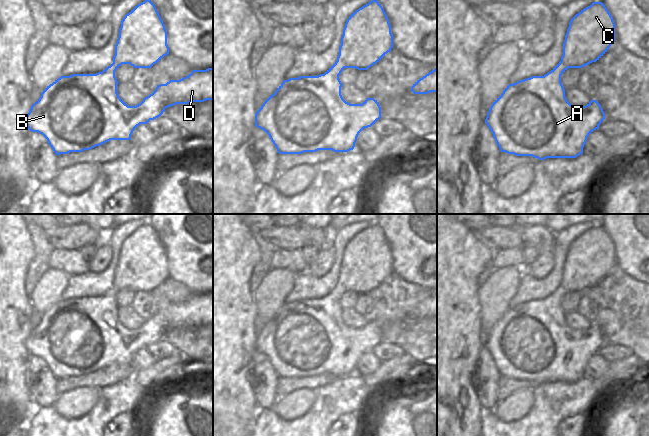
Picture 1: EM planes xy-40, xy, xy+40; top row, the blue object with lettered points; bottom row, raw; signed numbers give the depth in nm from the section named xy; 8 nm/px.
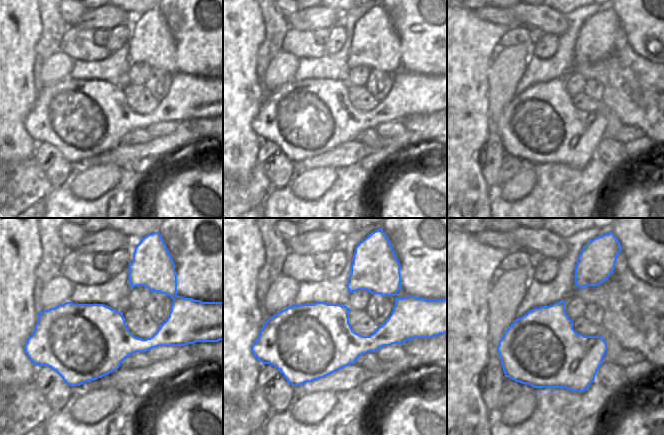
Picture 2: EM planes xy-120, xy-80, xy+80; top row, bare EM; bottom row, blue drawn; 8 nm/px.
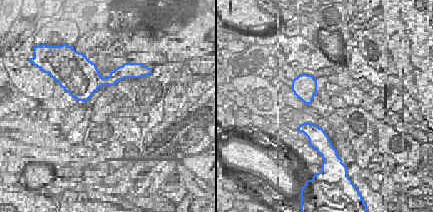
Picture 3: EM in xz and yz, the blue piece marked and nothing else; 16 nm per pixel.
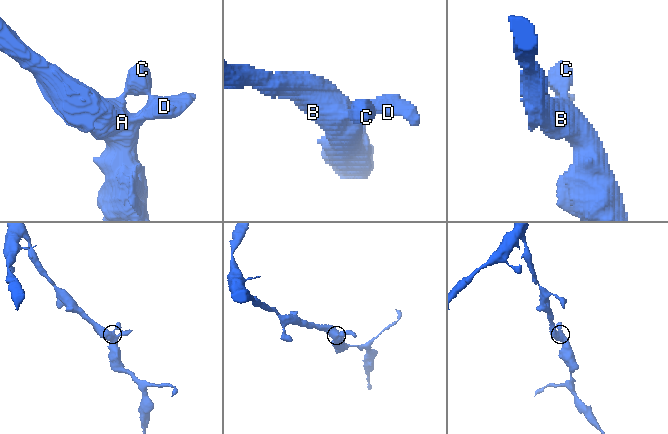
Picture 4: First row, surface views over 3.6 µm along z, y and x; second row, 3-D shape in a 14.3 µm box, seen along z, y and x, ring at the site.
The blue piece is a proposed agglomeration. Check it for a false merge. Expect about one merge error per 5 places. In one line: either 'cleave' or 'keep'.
keep

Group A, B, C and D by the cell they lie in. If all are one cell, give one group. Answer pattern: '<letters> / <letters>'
A B C D

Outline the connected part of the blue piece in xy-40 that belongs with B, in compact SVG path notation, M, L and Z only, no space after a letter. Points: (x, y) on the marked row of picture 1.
M145 0L121 21L113 63L102 72L61 76L47 86L25 117L28 129L42 134L58 156L90 150L110 140L130 140L140 124L147 124L160 117L170 106L213 100L213 68L193 70L180 80L160 84L136 106L128 106L119 97L115 71L122 64L130 64L134 68L151 68L168 54L165 25L153 2Z

